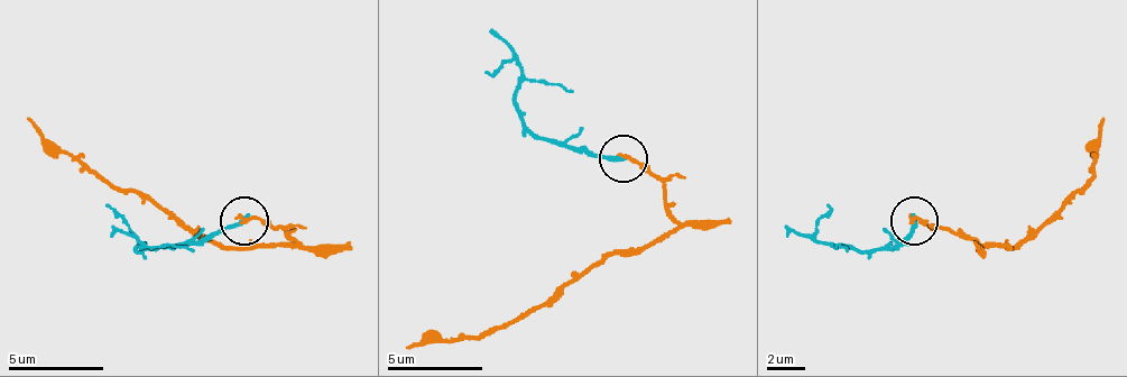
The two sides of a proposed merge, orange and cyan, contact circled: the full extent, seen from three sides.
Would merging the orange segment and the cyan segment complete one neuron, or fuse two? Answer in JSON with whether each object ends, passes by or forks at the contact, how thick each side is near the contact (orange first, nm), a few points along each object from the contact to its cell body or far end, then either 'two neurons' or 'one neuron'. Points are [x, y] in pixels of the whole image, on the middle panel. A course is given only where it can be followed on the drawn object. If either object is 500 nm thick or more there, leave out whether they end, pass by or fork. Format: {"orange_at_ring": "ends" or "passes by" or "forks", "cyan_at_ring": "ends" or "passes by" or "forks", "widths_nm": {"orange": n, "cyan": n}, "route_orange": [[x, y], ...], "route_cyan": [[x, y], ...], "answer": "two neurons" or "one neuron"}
{"orange_at_ring": "ends", "cyan_at_ring": "ends", "widths_nm": {"orange": 240, "cyan": 280}, "route_orange": [[625, 157], [663, 185], [667, 233], [600, 257], [515, 320], [481, 334], [404, 348]], "route_cyan": [[625, 157], [557, 147], [519, 113], [519, 66], [505, 61], [486, 71]], "answer": "two neurons"}

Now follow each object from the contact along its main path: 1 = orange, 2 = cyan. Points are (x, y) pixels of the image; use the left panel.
1: (246, 219), (284, 229), (288, 244), (221, 248), (136, 191), (102, 181), (25, 119)
2: (246, 219), (140, 253), (140, 244), (126, 219), (107, 204)

